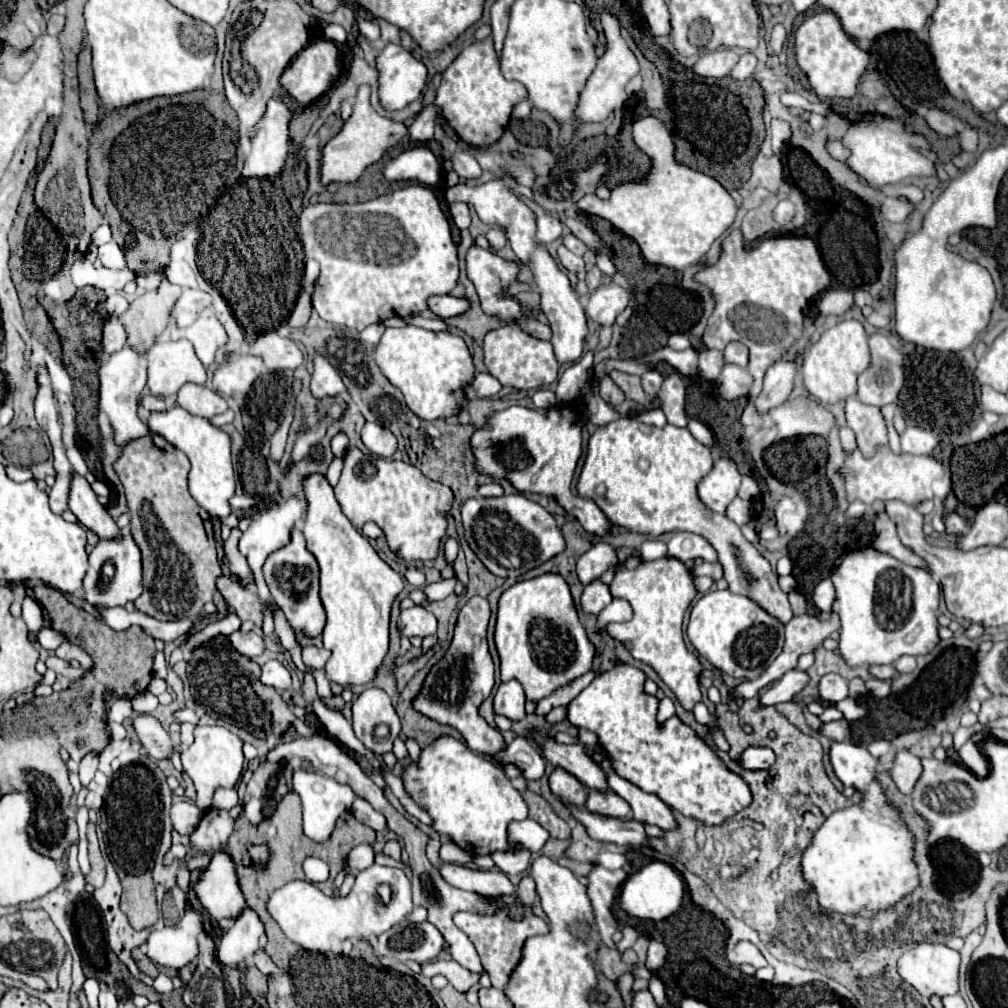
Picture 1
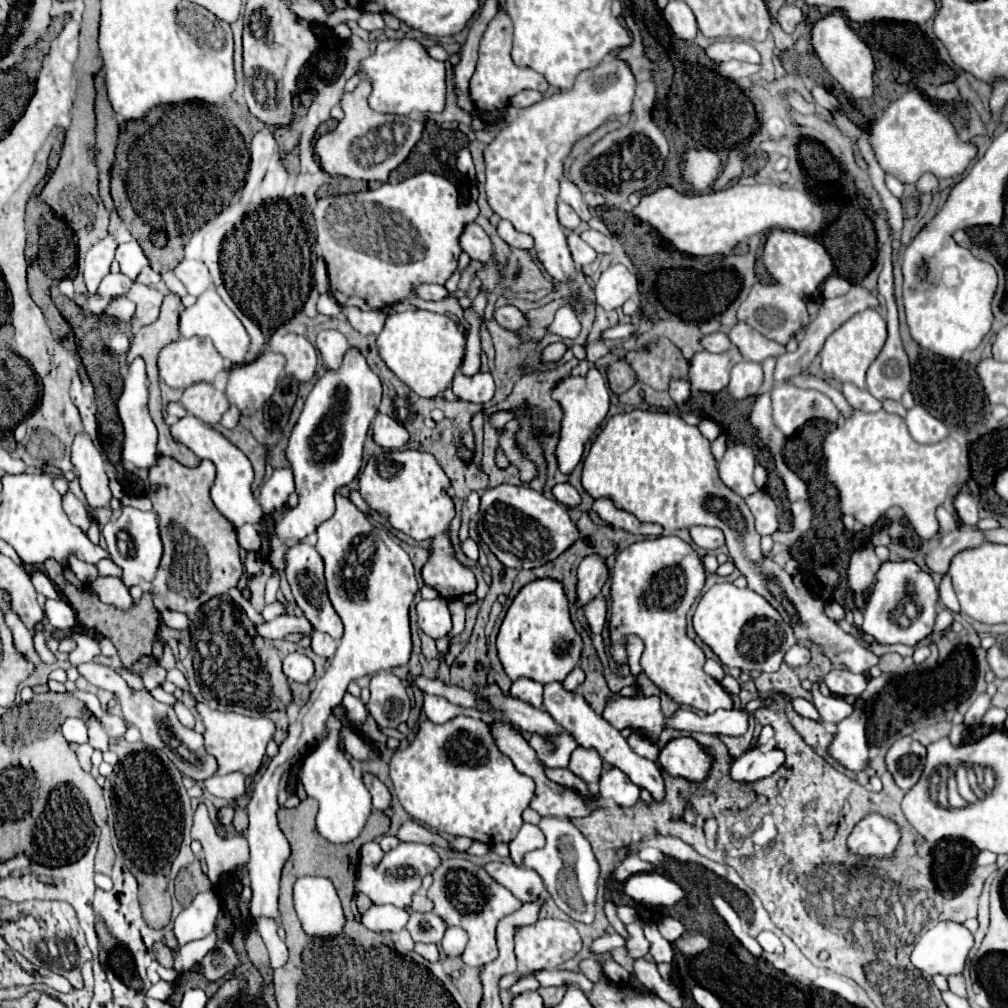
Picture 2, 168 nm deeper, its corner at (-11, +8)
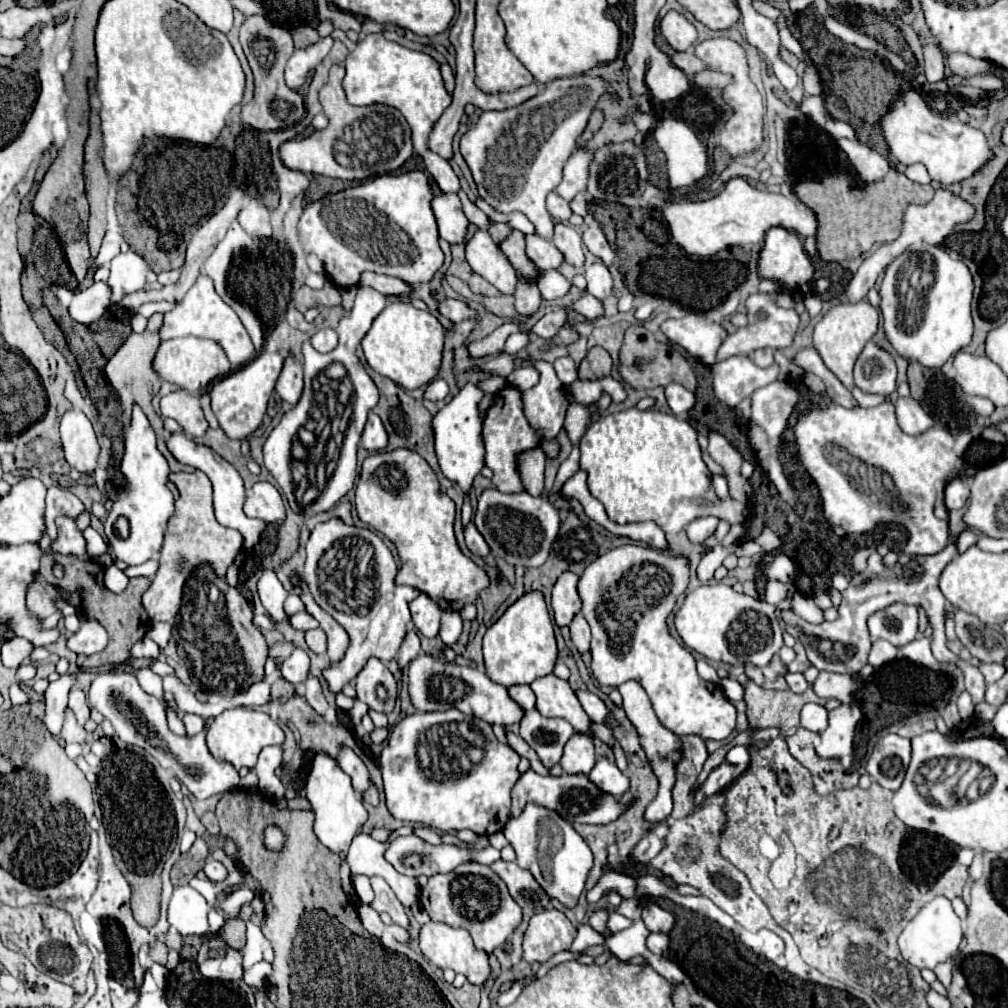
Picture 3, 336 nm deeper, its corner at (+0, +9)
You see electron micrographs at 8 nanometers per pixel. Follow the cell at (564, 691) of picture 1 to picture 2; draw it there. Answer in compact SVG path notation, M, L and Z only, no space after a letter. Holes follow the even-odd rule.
M576 667L576 669L562 681L562 685L564 685L566 691L574 691L578 685L582 685L582 681L584 681L584 671L582 671L580 667Z

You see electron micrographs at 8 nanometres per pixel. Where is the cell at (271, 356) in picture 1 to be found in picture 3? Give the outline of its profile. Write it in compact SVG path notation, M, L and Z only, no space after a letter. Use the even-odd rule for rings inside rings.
M289 356L283 364L281 376L277 380L275 392L289 404L297 404L303 392L303 368L295 362L293 356Z

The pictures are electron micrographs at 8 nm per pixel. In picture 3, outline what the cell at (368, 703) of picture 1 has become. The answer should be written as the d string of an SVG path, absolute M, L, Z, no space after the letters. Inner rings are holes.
M371 658L367 666L357 674L357 698L363 700L371 710L385 714L395 706L397 680L381 660ZM377 686L385 686L387 690L387 696L383 700L377 696Z

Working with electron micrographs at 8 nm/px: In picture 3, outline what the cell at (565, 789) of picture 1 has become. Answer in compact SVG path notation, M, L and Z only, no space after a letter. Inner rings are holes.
M573 734L569 742L565 744L565 752L561 758L561 766L567 774L589 774L591 768L595 766L595 746L593 746L593 736L589 734Z

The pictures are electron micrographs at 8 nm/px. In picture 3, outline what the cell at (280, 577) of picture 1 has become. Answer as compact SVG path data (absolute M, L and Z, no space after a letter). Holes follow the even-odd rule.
M301 582L301 586L303 586L301 598L303 598L305 606L307 606L307 612L319 620L321 628L327 634L327 656L329 656L331 662L339 662L341 654L345 654L345 650L349 648L349 636L345 634L345 628L331 614L325 614L325 610L321 610L317 606L317 602L313 600L313 596L309 594L307 584Z

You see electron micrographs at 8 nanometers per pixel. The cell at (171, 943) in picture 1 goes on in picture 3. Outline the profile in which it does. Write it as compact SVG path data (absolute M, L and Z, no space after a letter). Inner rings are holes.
M189 884L175 886L169 902L167 920L181 936L209 934L207 912L209 904L195 888L191 888Z

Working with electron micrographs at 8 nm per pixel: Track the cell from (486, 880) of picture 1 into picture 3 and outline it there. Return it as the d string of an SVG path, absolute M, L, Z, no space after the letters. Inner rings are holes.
M497 860L495 864L491 864L491 868L503 878L511 896L523 910L543 910L545 906L549 906L549 896L545 894L545 890L541 890L533 874L519 868L517 862Z

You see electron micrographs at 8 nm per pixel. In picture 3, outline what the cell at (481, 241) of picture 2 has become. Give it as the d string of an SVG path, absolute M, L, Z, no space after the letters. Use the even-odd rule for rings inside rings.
M437 194L431 200L431 208L437 218L439 236L449 244L461 244L467 236L469 220L461 210L461 202L457 194Z

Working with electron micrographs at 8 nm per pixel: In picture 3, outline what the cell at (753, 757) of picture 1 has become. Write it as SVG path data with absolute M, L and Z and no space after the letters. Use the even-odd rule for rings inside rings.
M723 762L721 766L717 766L717 768L709 774L709 778L701 784L701 790L703 790L705 798L711 798L711 796L723 792L723 790L733 782L733 778L735 778L733 772L735 772L735 766L727 764L727 762Z

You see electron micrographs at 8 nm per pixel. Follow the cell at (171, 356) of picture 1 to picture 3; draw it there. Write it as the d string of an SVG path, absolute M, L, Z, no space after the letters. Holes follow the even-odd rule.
M193 336L161 342L159 352L153 360L153 368L163 380L173 382L187 392L203 392L215 378L227 376L231 372L231 364L225 352L221 350L221 346L217 346L217 342L209 338L193 338Z

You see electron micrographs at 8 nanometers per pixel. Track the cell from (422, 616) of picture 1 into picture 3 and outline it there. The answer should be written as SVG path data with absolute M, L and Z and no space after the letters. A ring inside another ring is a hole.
M419 594L411 604L409 604L411 616L413 616L413 624L415 628L427 636L427 638L435 638L439 634L439 618L441 618L441 608L427 596L427 594Z

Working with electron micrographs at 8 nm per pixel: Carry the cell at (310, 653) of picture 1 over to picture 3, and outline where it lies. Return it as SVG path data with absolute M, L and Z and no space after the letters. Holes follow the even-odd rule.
M321 628L307 630L305 640L307 640L309 648L311 648L315 654L325 654L325 650L327 650L327 636L325 636L325 632L323 632Z

